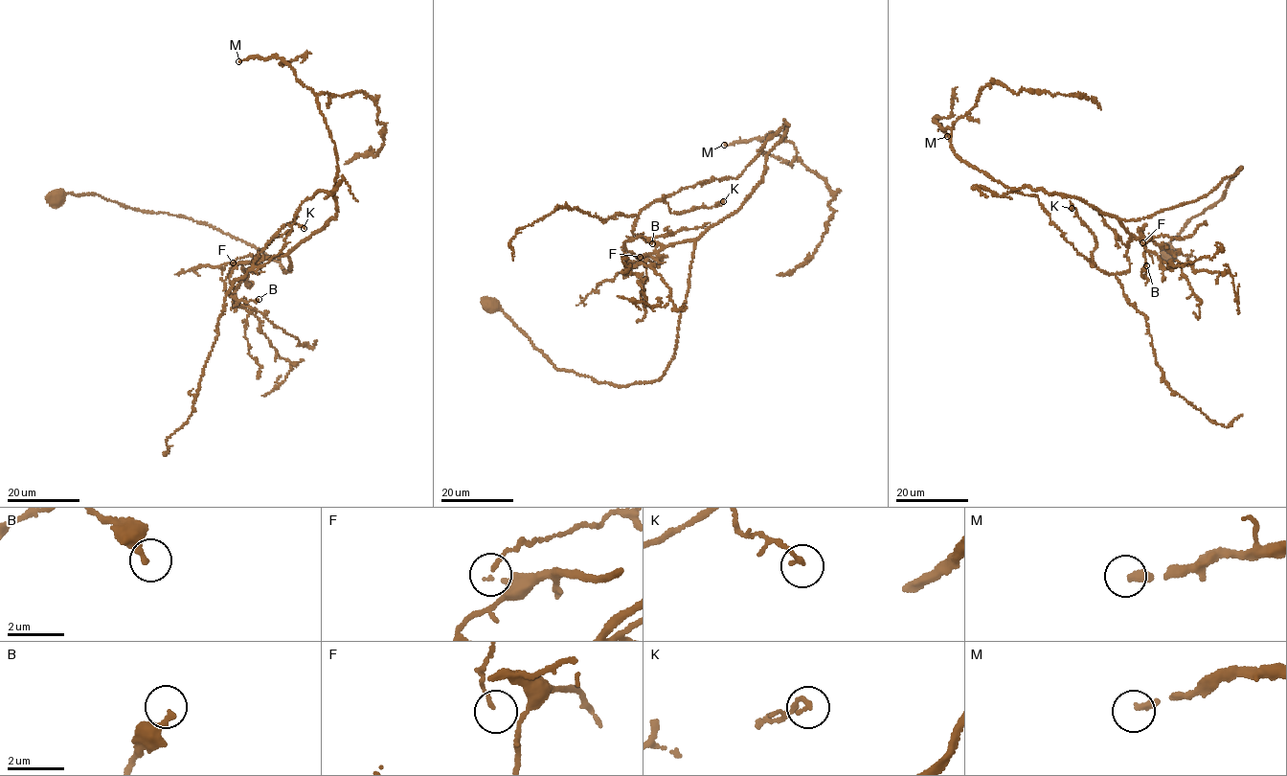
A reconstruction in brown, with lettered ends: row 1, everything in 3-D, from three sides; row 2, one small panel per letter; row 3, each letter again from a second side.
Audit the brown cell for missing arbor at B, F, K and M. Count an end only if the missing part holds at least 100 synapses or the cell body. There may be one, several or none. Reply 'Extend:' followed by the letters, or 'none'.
Extend: M

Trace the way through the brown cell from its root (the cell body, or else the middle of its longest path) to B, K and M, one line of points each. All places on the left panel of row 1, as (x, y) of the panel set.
B: (56, 195), (96, 194), (206, 222), (284, 272), (286, 256), (229, 269), (226, 292), (259, 299)
K: (56, 195), (188, 216), (284, 272), (290, 260), (239, 262), (232, 283), (283, 226), (304, 228)
M: (56, 195), (191, 217), (291, 270), (289, 253), (337, 212), (334, 141), (288, 64), (238, 61)

